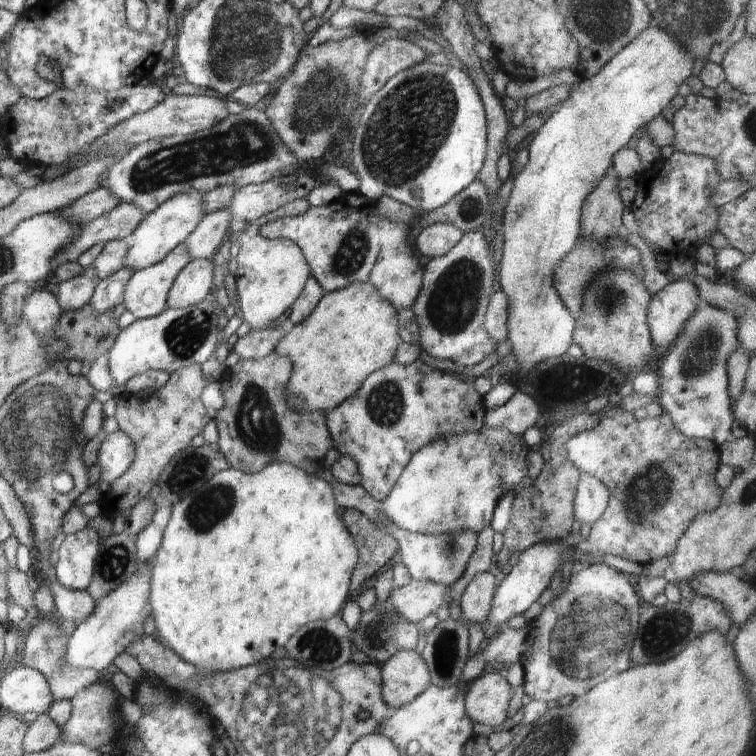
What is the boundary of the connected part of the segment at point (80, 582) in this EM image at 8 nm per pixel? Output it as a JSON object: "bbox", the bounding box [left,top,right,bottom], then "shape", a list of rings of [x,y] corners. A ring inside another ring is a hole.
{"bbox":[55,524,101,589],"shape":[[[92,524],[86,525],[74,534],[66,535],[57,550],[59,556],[55,567],[55,575],[60,583],[73,589],[87,589],[89,587],[90,581],[94,578],[94,567],[101,539]]]}

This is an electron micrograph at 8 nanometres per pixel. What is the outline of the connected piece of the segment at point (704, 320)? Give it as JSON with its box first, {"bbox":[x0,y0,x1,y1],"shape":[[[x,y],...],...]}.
{"bbox":[656,302,739,446],"shape":[[[700,302],[698,308],[686,319],[683,330],[672,344],[664,364],[656,368],[659,386],[657,400],[664,412],[670,415],[676,430],[684,436],[713,440],[719,446],[729,440],[728,436],[735,418],[732,410],[733,402],[728,394],[727,362],[739,343],[737,332],[737,316],[730,309],[724,310]]]}

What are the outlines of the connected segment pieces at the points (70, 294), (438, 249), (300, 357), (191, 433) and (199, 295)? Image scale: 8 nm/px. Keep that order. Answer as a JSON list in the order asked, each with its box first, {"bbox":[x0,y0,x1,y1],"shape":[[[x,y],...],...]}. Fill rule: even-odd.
[{"bbox":[57,266,99,311],"shape":[[[94,266],[84,269],[82,274],[58,283],[57,299],[64,311],[75,311],[89,304],[99,276]]]},{"bbox":[414,223,463,259],"shape":[[[432,223],[424,226],[415,238],[414,246],[420,254],[434,259],[444,256],[463,236],[462,229],[454,226],[454,223]]]},{"bbox":[274,282,402,411],"shape":[[[355,282],[345,286],[344,288],[332,291],[325,292],[320,299],[320,302],[317,303],[316,308],[310,313],[310,316],[307,316],[302,322],[295,324],[292,327],[292,330],[285,334],[281,341],[277,344],[274,352],[279,355],[292,358],[292,364],[294,366],[294,372],[289,378],[288,384],[286,386],[287,390],[287,400],[290,398],[288,392],[293,394],[302,394],[304,396],[304,404],[308,411],[329,411],[330,409],[336,408],[339,404],[342,404],[348,396],[356,394],[356,390],[362,386],[362,382],[370,376],[376,370],[384,368],[386,365],[394,362],[395,354],[397,353],[398,345],[402,342],[400,339],[400,325],[398,324],[398,311],[396,307],[393,307],[386,299],[383,299],[383,296],[379,294],[379,290],[372,283],[359,283]]]},{"bbox":[100,364,212,519],"shape":[[[195,364],[186,368],[181,368],[169,374],[166,384],[157,390],[148,399],[141,399],[137,395],[125,393],[116,398],[117,407],[115,417],[119,424],[119,430],[125,432],[135,444],[135,459],[130,468],[109,485],[110,490],[106,491],[100,502],[101,512],[105,516],[114,519],[118,515],[128,517],[130,508],[142,498],[149,494],[154,494],[157,478],[174,454],[188,448],[192,444],[192,438],[200,434],[205,424],[210,420],[206,409],[201,401],[203,388],[212,380],[211,376],[202,374],[201,365]]]},{"bbox":[167,259,212,309],"shape":[[[212,259],[191,260],[174,279],[167,296],[167,307],[181,309],[210,299],[212,286]]]}]

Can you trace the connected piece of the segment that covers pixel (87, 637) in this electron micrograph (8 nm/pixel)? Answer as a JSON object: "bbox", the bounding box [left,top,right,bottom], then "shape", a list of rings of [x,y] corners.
{"bbox":[62,562,151,673],"shape":[[[151,562],[142,563],[126,582],[95,603],[94,610],[78,623],[69,638],[62,668],[89,668],[105,673],[115,658],[144,634],[144,621],[151,614],[150,593]]]}

